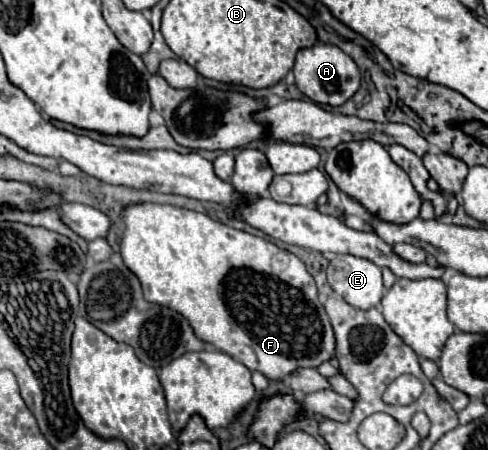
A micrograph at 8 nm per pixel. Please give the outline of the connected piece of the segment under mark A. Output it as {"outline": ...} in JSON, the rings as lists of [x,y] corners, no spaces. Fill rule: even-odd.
{"outline":[[[317,42],[311,48],[299,50],[293,72],[295,72],[297,88],[307,98],[311,98],[313,102],[319,102],[319,104],[329,104],[329,106],[339,106],[339,104],[347,102],[359,88],[359,80],[361,80],[357,64],[341,48],[323,44],[323,42]]]}

